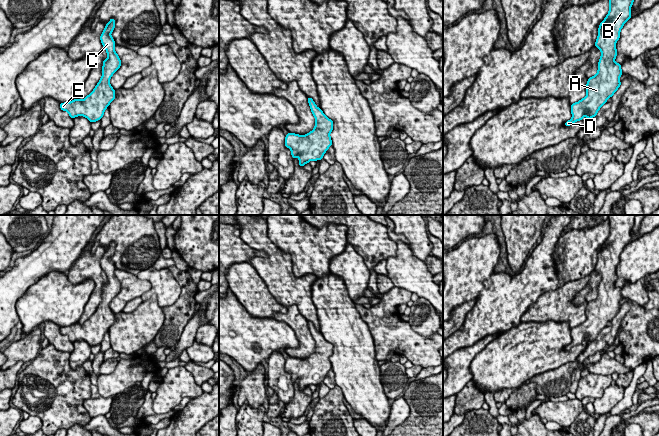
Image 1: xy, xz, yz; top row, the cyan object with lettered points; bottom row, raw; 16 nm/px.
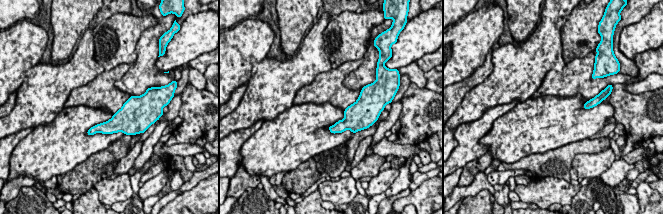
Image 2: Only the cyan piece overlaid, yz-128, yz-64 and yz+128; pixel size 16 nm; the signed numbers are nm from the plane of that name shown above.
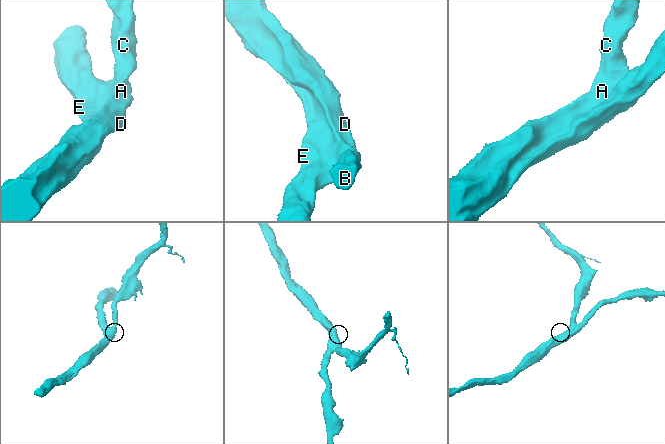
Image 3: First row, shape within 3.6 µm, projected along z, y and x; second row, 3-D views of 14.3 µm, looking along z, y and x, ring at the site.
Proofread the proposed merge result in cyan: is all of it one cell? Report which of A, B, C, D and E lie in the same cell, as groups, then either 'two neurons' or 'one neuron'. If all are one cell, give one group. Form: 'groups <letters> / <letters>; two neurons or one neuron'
groups A B C D E; one neuron

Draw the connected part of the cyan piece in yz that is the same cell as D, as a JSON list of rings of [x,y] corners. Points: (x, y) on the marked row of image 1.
[[[609,0],[609,12],[600,23],[595,42],[595,46],[601,51],[597,74],[587,81],[587,95],[571,104],[572,118],[565,122],[565,126],[582,120],[584,116],[589,120],[595,117],[607,99],[620,87],[619,78],[623,73],[621,64],[615,62],[616,42],[620,38],[622,27],[631,18],[633,2],[634,0]]]

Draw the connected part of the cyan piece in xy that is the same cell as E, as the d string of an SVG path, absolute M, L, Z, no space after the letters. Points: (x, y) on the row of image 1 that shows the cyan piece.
M111 18L100 36L108 58L103 61L102 77L94 90L83 100L77 98L71 102L60 103L60 109L67 111L72 119L77 116L84 116L91 123L101 120L105 109L115 99L115 90L110 85L109 80L120 68L121 60L114 50L116 43L110 35L114 28L115 19Z

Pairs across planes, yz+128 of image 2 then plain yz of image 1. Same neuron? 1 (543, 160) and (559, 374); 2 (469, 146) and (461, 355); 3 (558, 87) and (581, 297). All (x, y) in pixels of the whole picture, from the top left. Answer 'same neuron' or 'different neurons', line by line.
1: same neuron
2: same neuron
3: different neurons

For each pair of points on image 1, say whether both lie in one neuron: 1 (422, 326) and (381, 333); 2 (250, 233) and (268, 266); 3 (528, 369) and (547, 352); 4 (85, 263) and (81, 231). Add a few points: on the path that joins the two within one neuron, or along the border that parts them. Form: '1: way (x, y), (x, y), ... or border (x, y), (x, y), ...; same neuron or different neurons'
1: border (406, 321), (419, 334), (427, 337), (432, 335); different neurons
2: way (258, 240), (270, 252), (270, 258); same neuron
3: way (533, 364), (542, 355); same neuron
4: border (83, 249), (80, 254); different neurons

